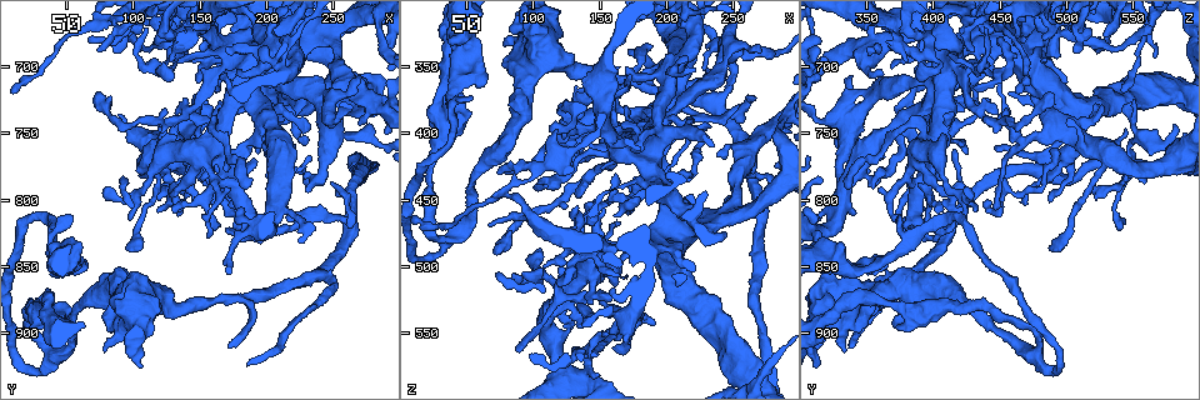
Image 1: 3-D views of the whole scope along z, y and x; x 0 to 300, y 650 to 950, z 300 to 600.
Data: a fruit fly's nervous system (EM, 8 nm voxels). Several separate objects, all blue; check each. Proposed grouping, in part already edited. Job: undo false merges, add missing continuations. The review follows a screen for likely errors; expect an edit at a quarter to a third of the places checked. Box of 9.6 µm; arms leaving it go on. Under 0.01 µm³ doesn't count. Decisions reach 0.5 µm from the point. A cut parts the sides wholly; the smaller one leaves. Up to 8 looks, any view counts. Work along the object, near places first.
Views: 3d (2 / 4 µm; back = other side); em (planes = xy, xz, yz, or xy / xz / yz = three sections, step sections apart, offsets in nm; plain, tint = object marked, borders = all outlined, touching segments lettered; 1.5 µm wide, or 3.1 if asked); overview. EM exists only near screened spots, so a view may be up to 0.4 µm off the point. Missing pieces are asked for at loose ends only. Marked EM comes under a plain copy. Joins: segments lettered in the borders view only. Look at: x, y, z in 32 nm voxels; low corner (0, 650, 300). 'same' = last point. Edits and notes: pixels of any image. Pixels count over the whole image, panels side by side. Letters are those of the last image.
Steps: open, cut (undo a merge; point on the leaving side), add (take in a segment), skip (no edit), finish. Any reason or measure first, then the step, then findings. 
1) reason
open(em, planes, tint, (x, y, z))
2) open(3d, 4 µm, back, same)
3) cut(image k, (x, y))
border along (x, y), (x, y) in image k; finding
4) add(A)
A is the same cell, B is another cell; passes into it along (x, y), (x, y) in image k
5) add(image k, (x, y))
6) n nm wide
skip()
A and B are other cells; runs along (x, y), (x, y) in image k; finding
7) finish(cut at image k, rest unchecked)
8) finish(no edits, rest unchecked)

branch stops here
open(em, planes, borders, (170, 914, 338))

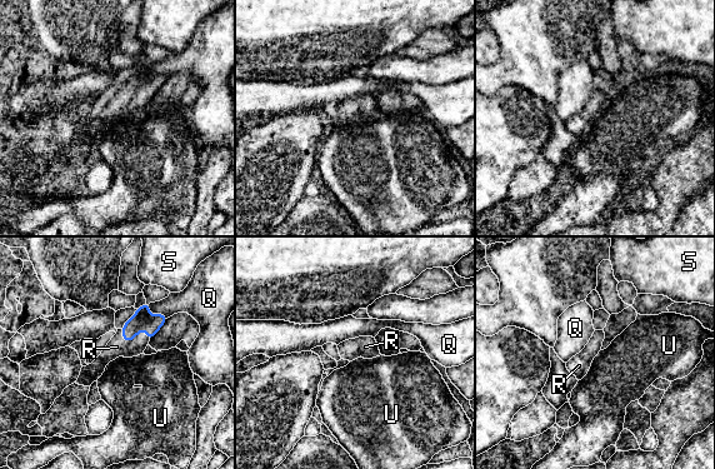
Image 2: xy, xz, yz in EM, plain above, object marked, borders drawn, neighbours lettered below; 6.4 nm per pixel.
add(R)
R is the same cell, Q, S and U are other cells; passes into it along (141, 319), (134, 338), (116, 347) in image 2; it goes on there

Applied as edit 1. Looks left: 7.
sharp bend
open(3d, 2 µm, (172, 708, 452))

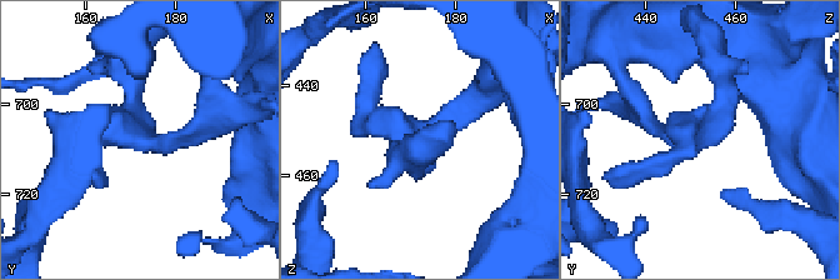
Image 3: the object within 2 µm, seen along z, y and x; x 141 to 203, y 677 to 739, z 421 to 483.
now the EM
open(em, xz, step 8, tint, (172, 708, 451))

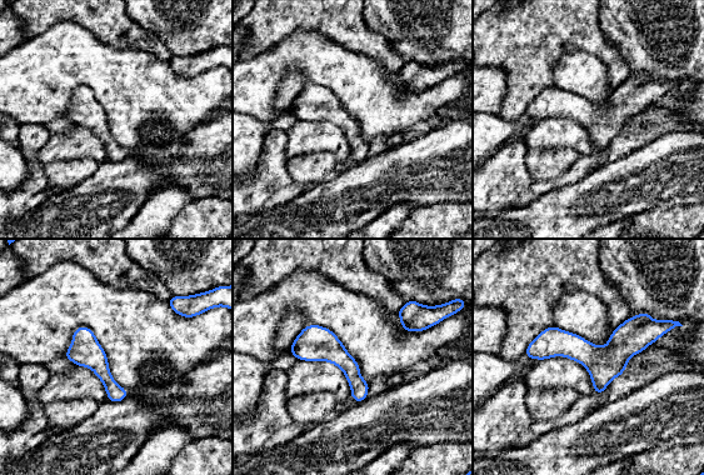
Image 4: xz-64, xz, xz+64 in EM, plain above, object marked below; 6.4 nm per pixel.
what lies round it
open(em, xz, step 8, borders, same)

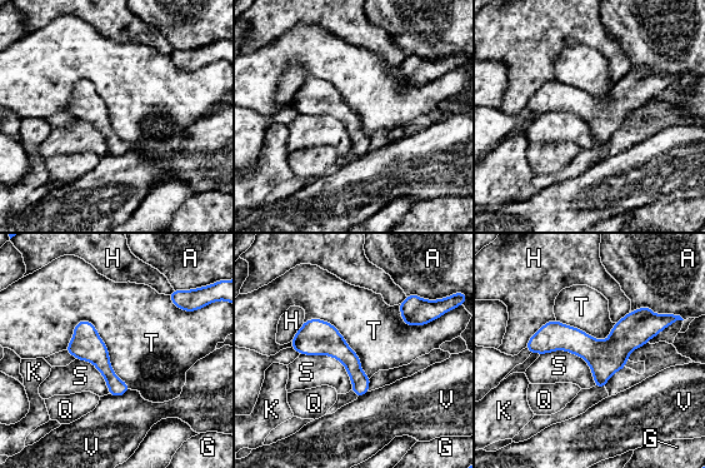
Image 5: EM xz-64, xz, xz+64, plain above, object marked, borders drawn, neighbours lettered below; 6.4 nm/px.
50 nm wide
skip()
A, G, H, K, Q, S, T and V are other cells; all the same neuron

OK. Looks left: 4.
an open end
open(em, xz, step 4, tint, (172, 800, 488))

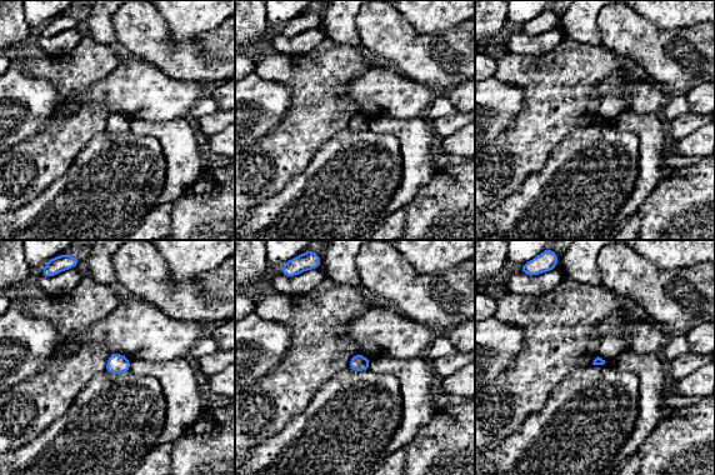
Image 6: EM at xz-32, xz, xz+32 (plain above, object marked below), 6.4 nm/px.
open(em, yz, step 8, borders, same)

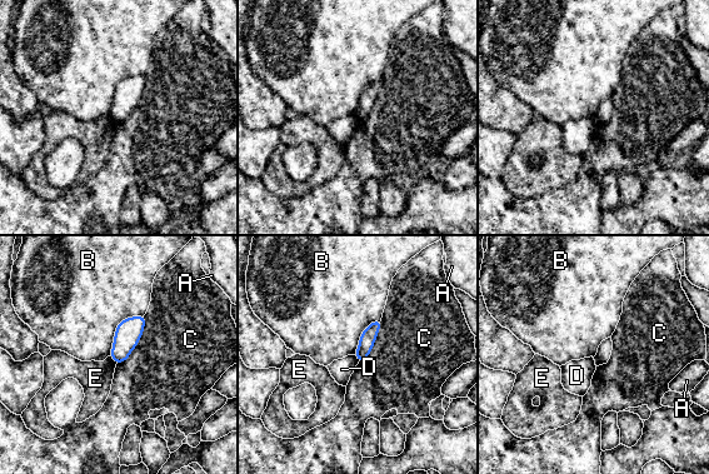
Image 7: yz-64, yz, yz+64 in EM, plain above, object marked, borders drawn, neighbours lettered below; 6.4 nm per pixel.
100 nm wide
skip()
A, B, C, D and E are other cells; border along (110, 355), (116, 363) in image 7; none of them fits

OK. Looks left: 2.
finish(add at image 2, rest unchecked)

